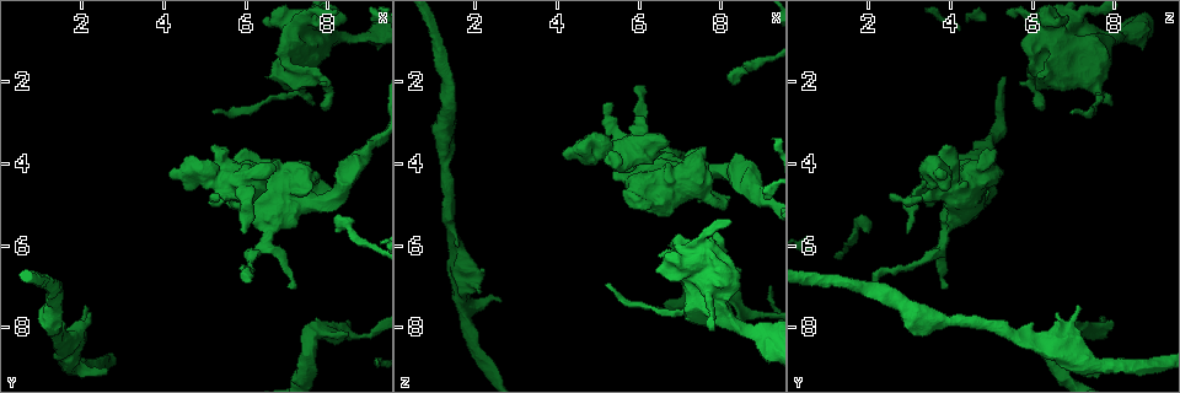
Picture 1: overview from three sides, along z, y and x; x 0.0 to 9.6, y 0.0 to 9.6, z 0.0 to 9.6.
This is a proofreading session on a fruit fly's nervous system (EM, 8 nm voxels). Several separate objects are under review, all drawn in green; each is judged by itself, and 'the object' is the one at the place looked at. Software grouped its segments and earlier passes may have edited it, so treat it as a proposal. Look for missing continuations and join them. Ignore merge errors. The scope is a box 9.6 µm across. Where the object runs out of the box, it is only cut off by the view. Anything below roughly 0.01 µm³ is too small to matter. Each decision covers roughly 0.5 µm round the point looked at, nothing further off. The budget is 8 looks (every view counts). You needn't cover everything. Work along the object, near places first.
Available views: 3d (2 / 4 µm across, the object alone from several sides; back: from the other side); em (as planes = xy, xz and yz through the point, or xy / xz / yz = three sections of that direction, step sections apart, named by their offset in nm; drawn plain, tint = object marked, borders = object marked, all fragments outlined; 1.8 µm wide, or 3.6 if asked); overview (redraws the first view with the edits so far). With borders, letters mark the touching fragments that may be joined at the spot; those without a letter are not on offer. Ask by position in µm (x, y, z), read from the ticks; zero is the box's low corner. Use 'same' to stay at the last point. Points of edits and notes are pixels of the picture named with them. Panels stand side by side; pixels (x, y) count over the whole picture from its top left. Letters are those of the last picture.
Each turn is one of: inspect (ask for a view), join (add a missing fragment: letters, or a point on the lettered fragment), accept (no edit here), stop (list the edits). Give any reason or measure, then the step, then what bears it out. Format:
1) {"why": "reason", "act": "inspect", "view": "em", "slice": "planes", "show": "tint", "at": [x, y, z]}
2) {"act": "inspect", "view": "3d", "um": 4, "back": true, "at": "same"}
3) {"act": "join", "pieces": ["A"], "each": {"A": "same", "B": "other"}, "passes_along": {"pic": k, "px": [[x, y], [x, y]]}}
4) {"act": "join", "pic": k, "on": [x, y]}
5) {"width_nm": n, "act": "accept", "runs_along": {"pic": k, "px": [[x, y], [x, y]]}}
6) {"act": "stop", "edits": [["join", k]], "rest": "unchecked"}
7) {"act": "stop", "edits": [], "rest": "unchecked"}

{"why": "thin end", "act": "inspect", "view": "em", "slice": "yz", "step": 8, "show": "borders", "at": [5.20, 2.75, 6.90]}

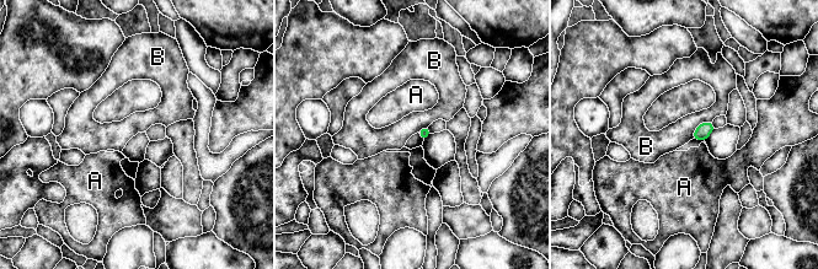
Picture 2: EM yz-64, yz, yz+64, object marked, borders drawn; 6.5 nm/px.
{"act": "accept", "each": {"A": "other", "B": "other"}, "found": "none of them fits"}

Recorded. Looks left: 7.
{"why": "stops while still wide", "act": "inspect", "view": "em", "slice": "xy", "step": 8, "show": "borders", "at": [8.40, 8.15, 6.50]}

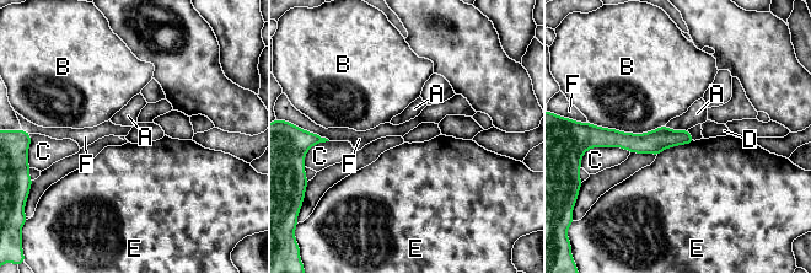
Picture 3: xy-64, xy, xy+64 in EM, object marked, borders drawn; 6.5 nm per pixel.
{"longest_contact_nm": ["B", 440], "act": "accept", "each": {"A": "other", "B": "other", "C": "other", "D": "other", "E": "other", "F": "other"}, "border": {"pic": 3, "px": [[321, 136], [329, 140]]}, "found": "none of them fits"}

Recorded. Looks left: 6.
{"why": "branch stops here", "act": "inspect", "view": "em", "slice": "yz", "step": 8, "show": "borders", "at": [7.05, 7.05, 3.85]}

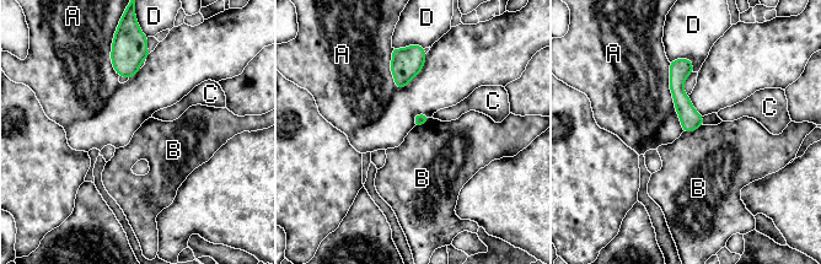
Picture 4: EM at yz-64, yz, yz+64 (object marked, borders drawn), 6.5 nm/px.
{"why": "another direction", "act": "inspect", "view": "em", "slice": "planes", "show": "borders", "at": "same"}

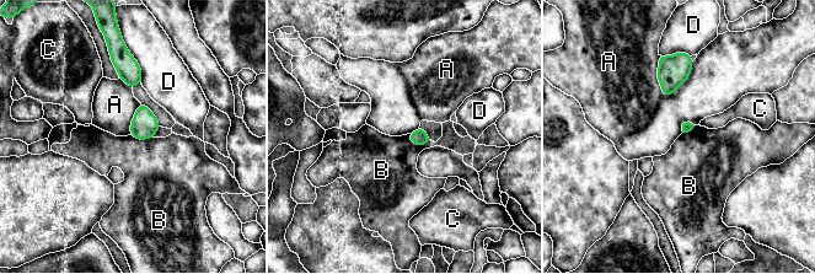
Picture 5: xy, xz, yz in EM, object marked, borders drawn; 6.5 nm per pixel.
{"act": "accept", "each": {"A": "other", "B": "other", "C": "other", "D": "other"}, "border": {"pic": 5, "px": [[408, 135], [416, 144], [429, 139]]}, "found": "no lettered fragment goes on from it"}

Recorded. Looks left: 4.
{"why": "an open end", "act": "inspect", "view": "3d", "um": 2, "at": [6.10, 6.85, 2.05]}

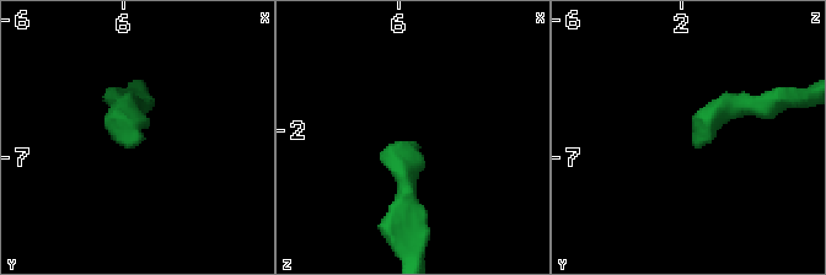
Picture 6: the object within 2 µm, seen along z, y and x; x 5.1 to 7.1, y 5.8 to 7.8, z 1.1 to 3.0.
{"why": "shape alone is not enough", "act": "inspect", "view": "em", "slice": "xz", "step": 16, "show": "borders", "at": [6.14, 6.88, 2.08]}

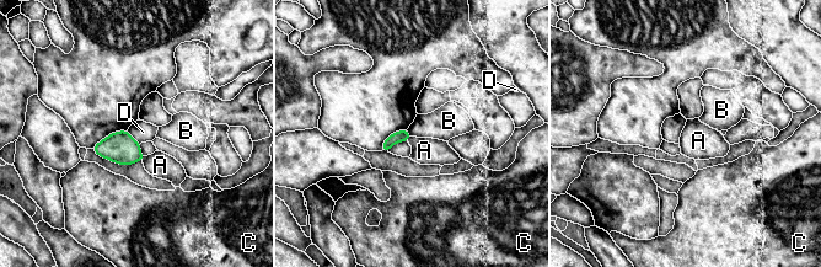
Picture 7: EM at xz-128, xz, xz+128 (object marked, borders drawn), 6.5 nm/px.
{"act": "accept", "each": {"A": "other", "B": "other", "C": "other", "D": "other"}, "border": {"pic": 7, "px": [[406, 129], [411, 135]]}, "found": "no lettered fragment goes on from it"}

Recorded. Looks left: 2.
{"act": "stop", "edits": [], "rest": "unchecked"}

